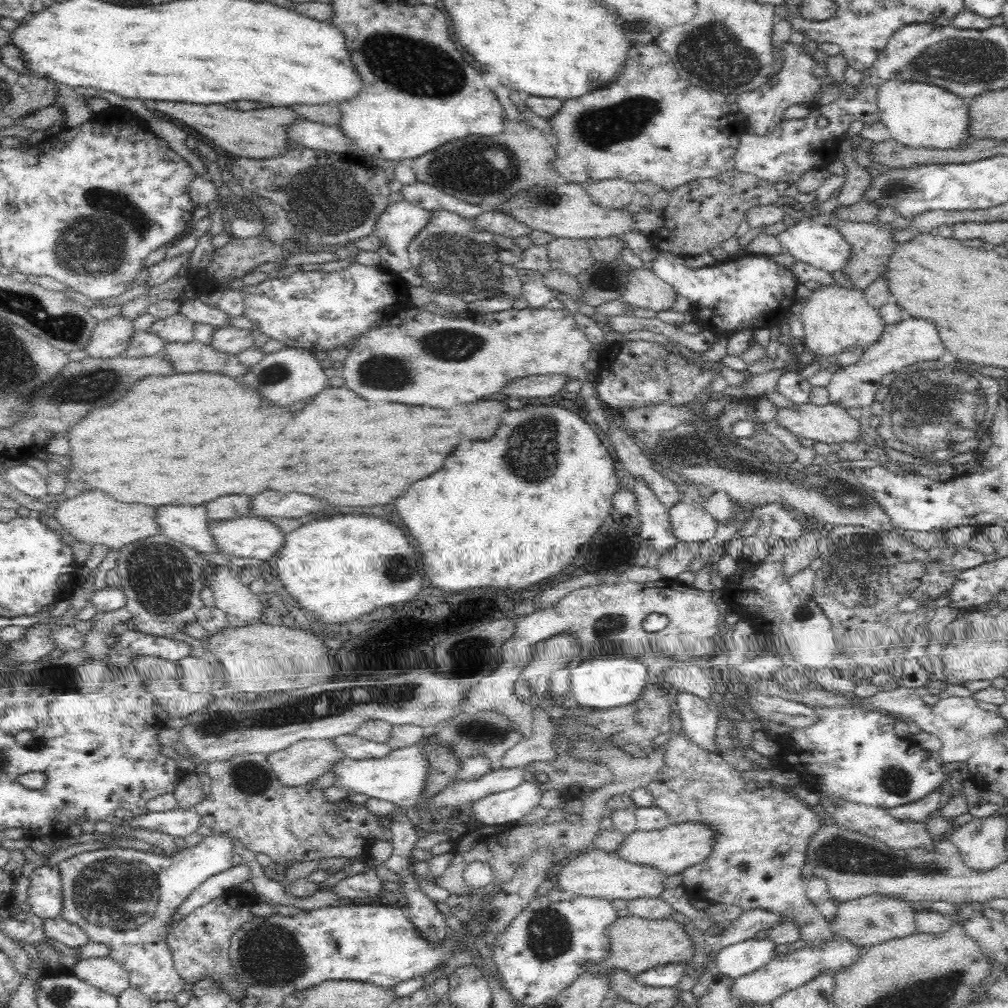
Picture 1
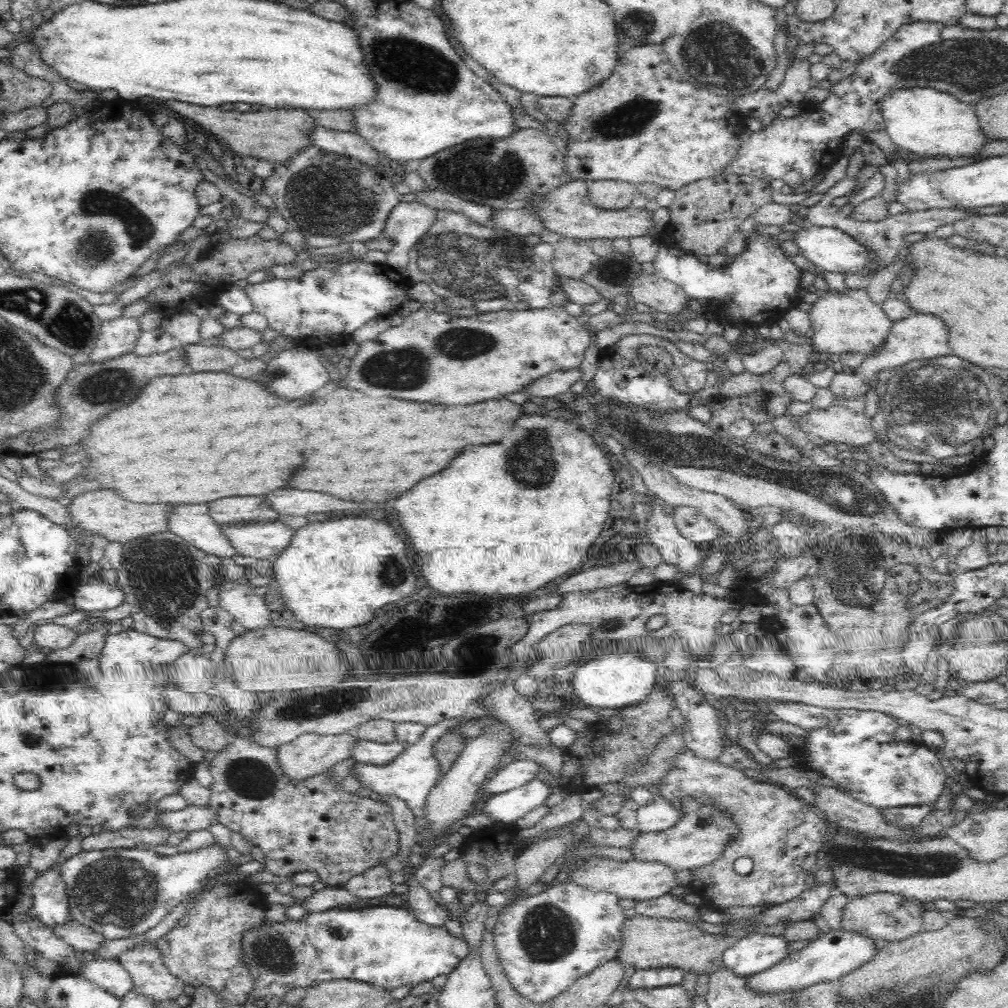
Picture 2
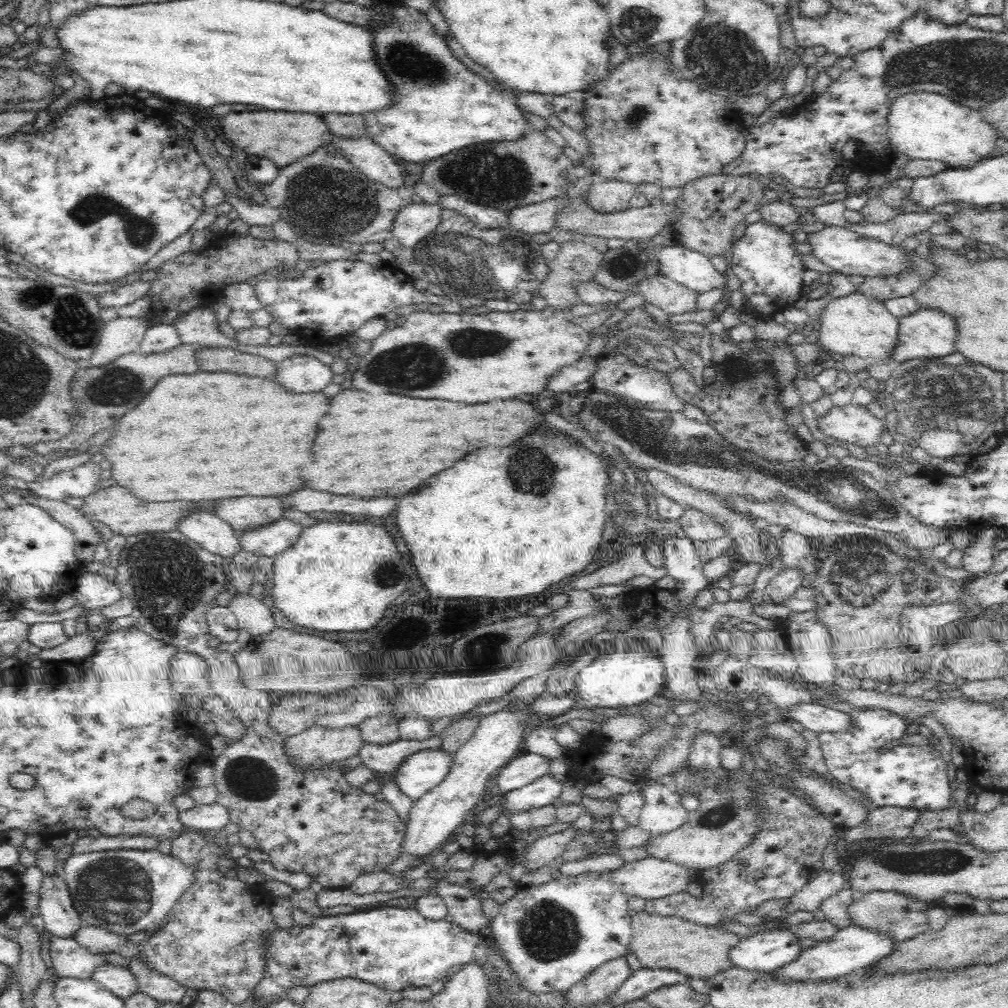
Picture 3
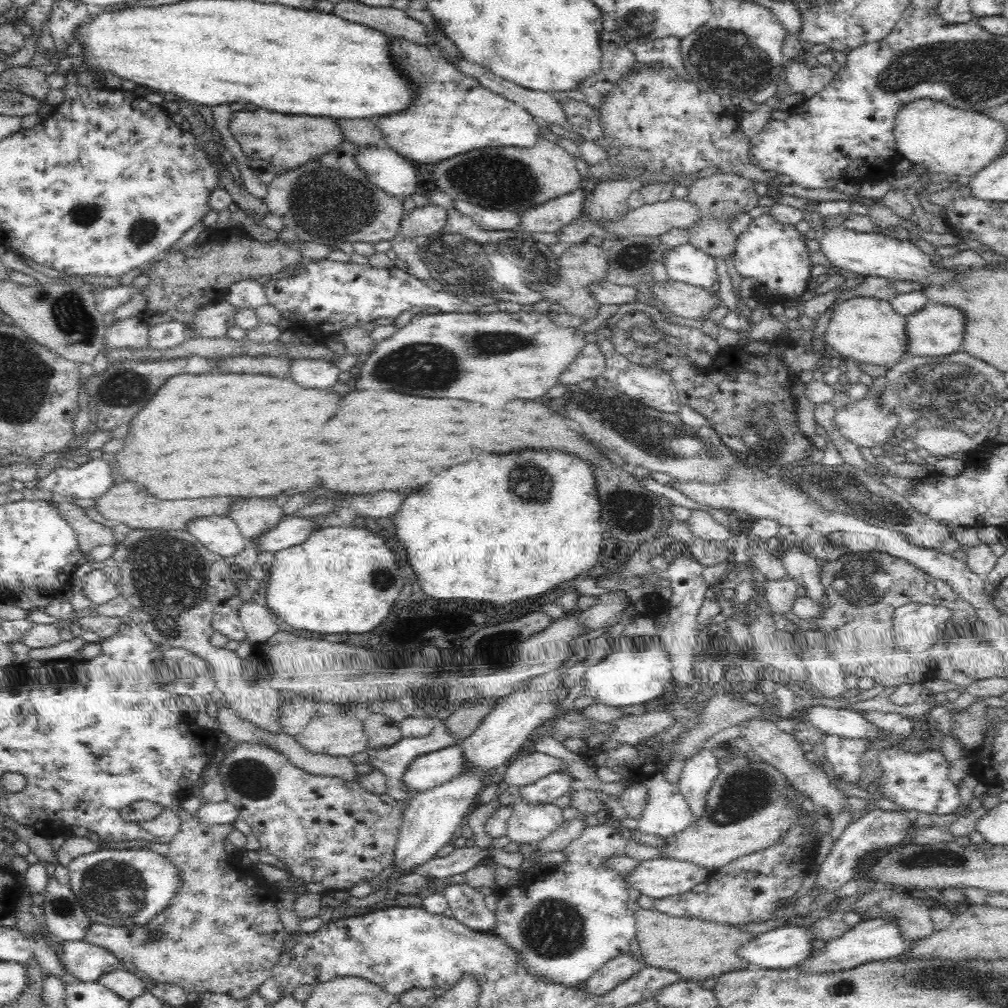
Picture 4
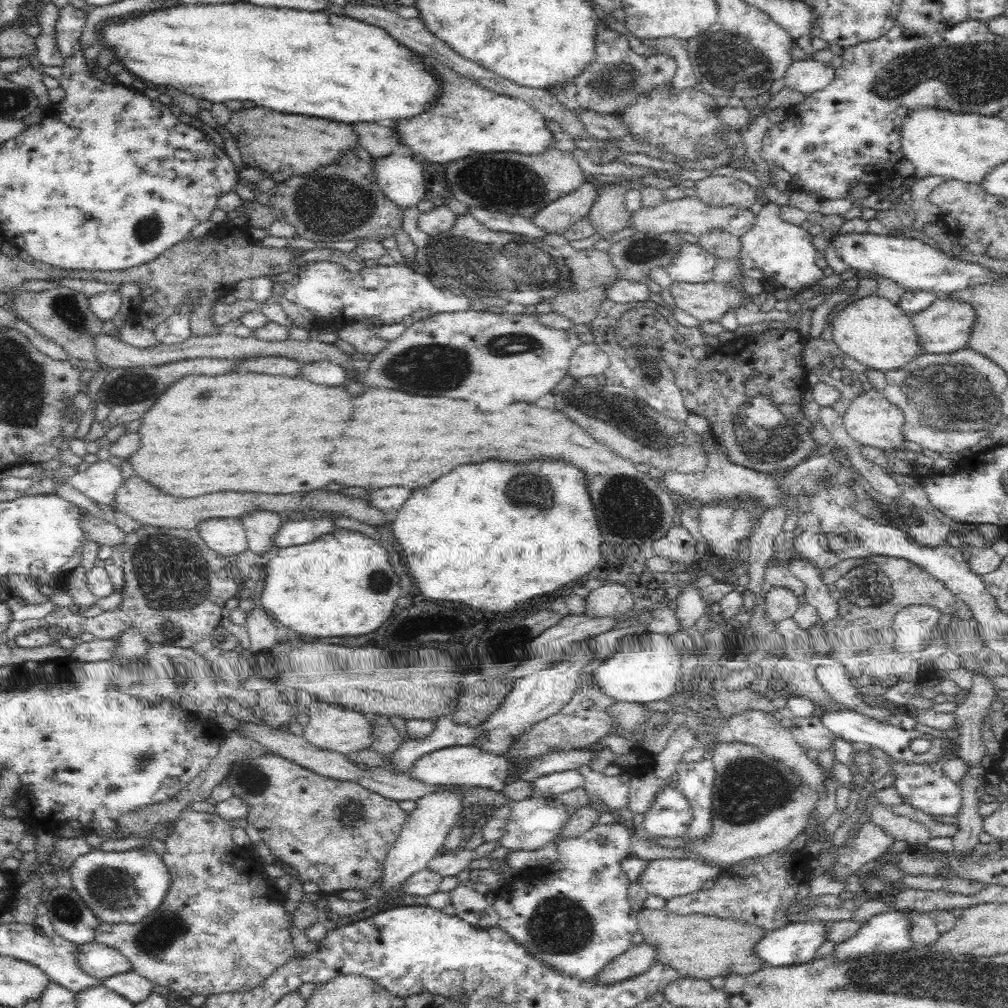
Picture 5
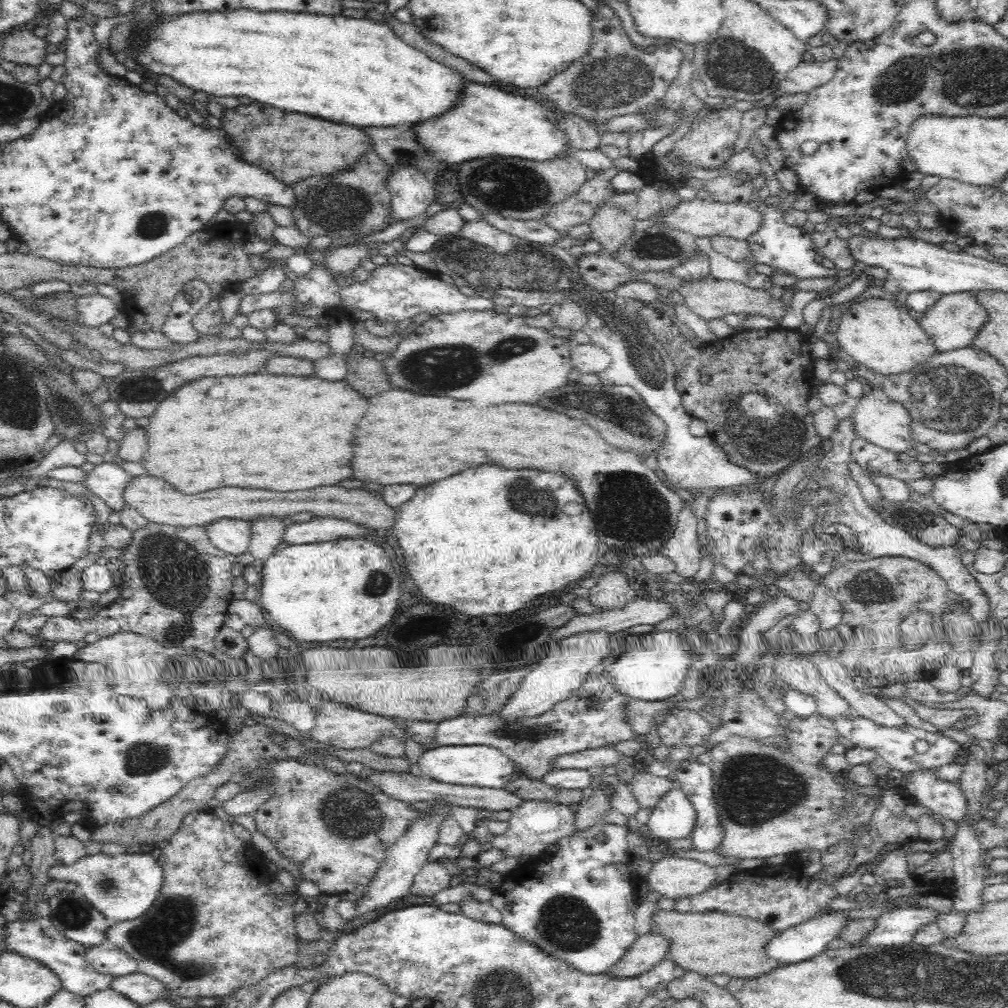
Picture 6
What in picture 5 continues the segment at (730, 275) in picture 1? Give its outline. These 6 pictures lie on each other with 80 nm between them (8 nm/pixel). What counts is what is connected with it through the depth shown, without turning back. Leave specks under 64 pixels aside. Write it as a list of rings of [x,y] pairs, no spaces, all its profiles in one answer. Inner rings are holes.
[[[768,202],[765,204],[758,215],[754,218],[752,228],[746,234],[742,234],[740,239],[740,254],[735,259],[738,268],[743,272],[745,270],[760,270],[765,274],[764,283],[770,282],[776,284],[776,288],[795,289],[796,292],[801,292],[804,289],[814,285],[816,280],[820,280],[824,276],[822,270],[816,266],[817,250],[812,245],[813,235],[811,231],[804,230],[800,226],[796,226],[784,222],[778,216],[779,206]],[[684,243],[675,253],[674,260],[665,267],[673,281],[706,284],[714,280],[715,260],[715,256],[704,251],[698,243]]]

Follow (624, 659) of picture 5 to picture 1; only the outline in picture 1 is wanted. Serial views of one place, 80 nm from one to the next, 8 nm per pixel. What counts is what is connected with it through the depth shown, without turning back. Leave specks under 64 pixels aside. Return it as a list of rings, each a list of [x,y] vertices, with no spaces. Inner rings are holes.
[[[585,658],[577,667],[570,669],[568,704],[585,706],[588,709],[607,709],[634,702],[642,688],[652,680],[642,663],[635,658]]]

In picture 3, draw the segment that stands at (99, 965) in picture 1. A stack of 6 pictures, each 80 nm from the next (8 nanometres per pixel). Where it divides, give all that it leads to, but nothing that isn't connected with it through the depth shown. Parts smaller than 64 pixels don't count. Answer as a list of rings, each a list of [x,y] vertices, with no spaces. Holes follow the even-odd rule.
[[[110,962],[96,968],[91,979],[97,984],[106,987],[121,999],[128,998],[130,994],[138,991],[136,978],[129,970],[122,966],[110,964]]]

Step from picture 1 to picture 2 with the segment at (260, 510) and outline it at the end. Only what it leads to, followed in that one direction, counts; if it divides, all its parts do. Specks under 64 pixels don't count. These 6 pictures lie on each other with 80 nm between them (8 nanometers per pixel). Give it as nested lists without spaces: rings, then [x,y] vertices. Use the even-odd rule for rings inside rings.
[[[274,490],[264,496],[264,500],[280,515],[306,516],[336,510],[358,510],[362,504],[344,502],[322,492],[302,492],[302,490]]]

